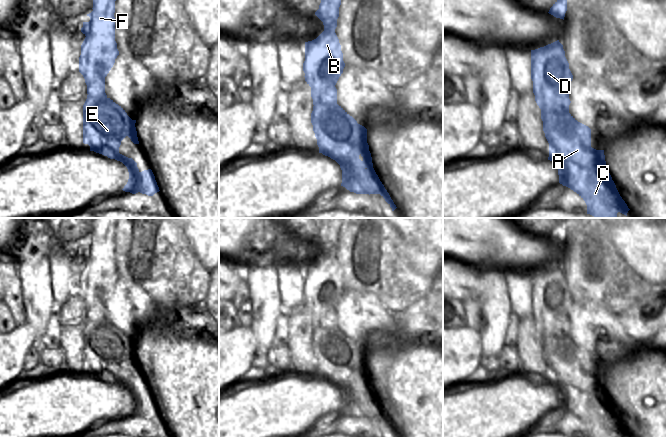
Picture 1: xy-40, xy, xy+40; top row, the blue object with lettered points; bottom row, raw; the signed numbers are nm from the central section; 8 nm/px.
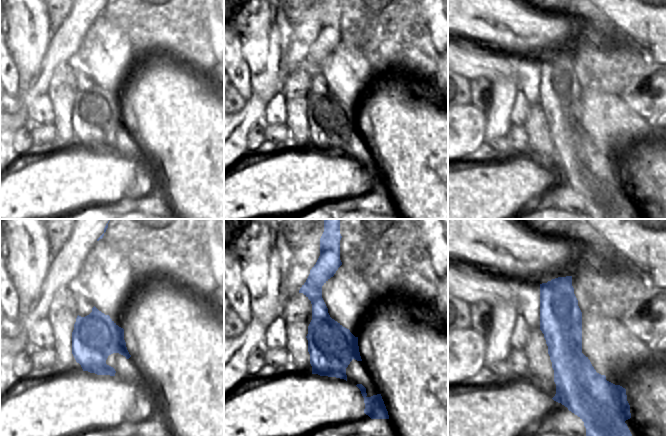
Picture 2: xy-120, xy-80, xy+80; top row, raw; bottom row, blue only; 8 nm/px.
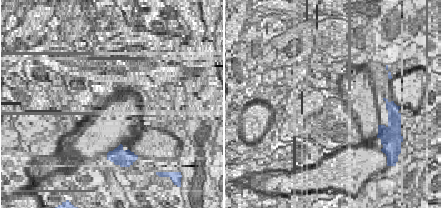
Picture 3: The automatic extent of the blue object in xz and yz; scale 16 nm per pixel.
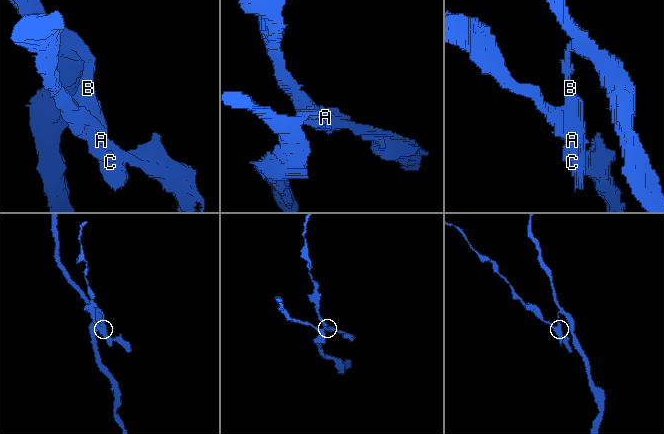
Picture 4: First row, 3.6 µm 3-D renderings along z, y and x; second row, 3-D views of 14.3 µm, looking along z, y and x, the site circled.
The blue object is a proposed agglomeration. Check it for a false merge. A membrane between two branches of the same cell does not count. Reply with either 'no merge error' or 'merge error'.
merge error

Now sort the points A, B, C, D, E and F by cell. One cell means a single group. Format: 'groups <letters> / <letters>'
groups A E / B C D F

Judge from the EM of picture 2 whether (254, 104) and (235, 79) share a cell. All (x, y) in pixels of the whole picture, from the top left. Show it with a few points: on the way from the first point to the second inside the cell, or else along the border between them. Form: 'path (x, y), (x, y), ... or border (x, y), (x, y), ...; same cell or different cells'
border (252, 95), (246, 101); different cells

